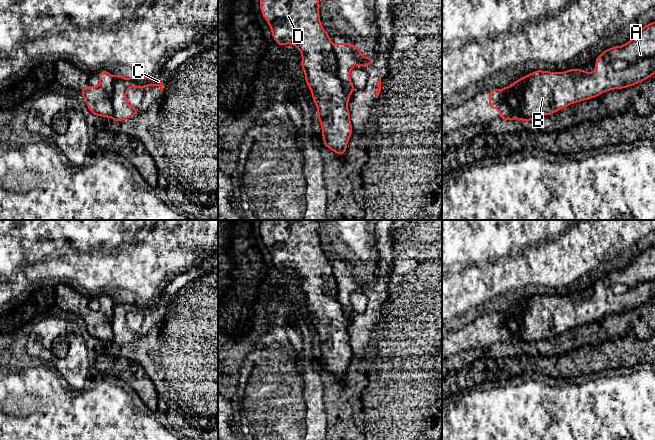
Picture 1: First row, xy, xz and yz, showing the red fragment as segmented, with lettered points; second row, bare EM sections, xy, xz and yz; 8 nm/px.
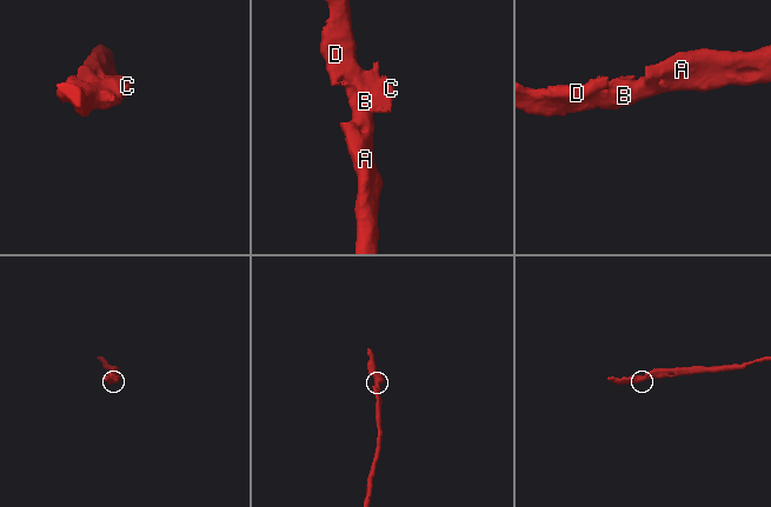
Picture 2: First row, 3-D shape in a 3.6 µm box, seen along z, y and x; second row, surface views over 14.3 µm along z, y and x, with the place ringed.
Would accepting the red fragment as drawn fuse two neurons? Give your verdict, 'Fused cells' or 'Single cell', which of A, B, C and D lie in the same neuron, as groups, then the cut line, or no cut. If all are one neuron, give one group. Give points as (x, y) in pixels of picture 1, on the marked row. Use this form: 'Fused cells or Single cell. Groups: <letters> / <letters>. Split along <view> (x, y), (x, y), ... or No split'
Fused cells. Groups: A B D / C. Split along xz (333, 46), (337, 61), (337, 77), (343, 89), (349, 95)

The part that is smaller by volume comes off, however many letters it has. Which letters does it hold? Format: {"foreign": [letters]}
{"foreign": ["C"]}

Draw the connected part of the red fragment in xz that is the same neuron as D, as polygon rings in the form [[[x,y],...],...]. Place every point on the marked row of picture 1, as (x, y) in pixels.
[[[260,0],[261,13],[269,24],[276,43],[280,47],[292,44],[301,52],[301,68],[317,107],[324,146],[343,156],[353,131],[348,110],[349,95],[337,77],[338,61],[334,46],[320,22],[318,6],[319,0]]]

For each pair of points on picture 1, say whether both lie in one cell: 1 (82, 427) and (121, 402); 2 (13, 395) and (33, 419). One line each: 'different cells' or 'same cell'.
1: same cell
2: same cell

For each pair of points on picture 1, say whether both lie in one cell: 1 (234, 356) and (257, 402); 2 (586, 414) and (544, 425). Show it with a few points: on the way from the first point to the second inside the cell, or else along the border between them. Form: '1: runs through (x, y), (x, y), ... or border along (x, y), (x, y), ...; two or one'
1: border along (254, 350), (246, 356), (241, 366), (236, 392); two
2: runs through (576, 420), (554, 421); one

